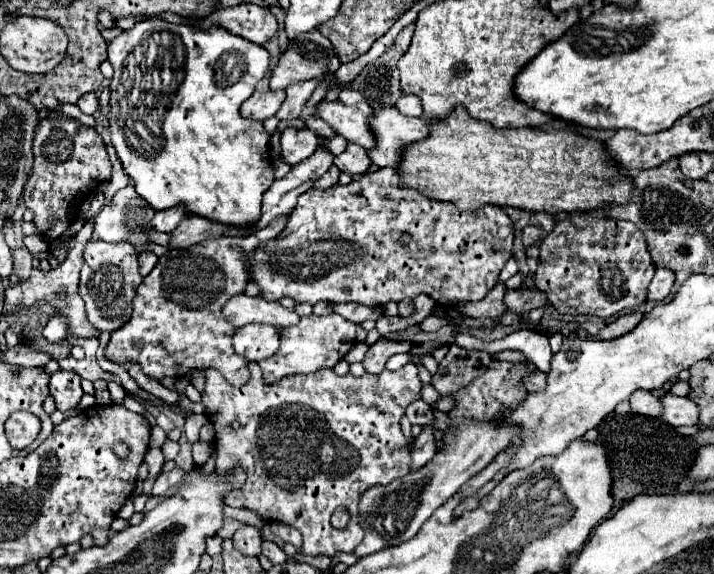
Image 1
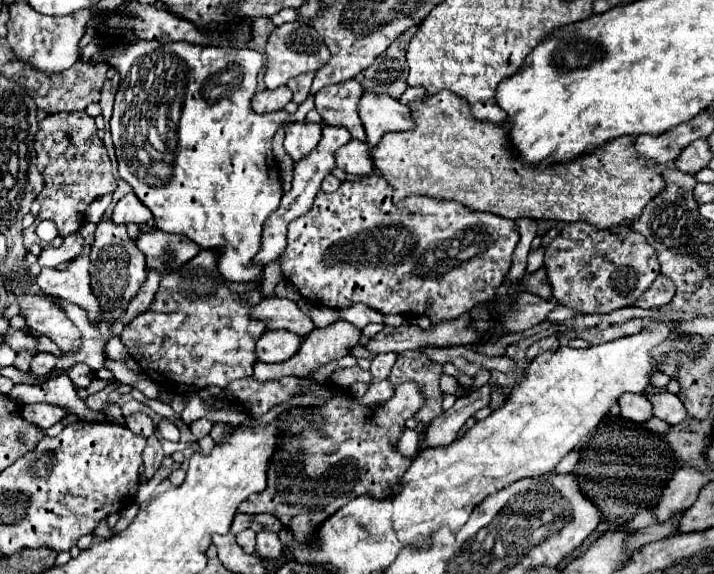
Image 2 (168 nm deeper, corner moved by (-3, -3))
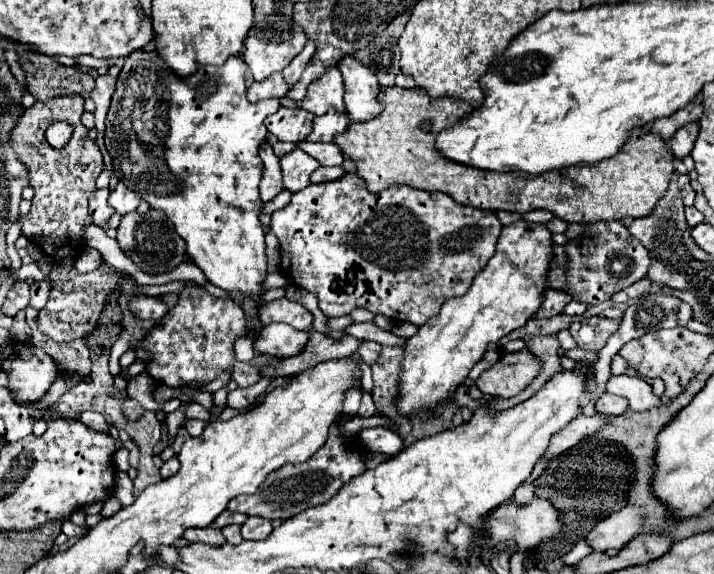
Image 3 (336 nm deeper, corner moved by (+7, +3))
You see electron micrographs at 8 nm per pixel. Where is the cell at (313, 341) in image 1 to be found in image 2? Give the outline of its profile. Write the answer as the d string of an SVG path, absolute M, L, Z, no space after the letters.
M338 319L332 325L328 325L324 329L314 329L308 337L304 337L300 351L292 359L288 359L284 363L276 363L276 365L266 365L266 363L258 361L256 367L254 367L254 377L258 381L270 381L270 379L280 379L280 377L288 377L288 375L304 377L310 371L316 371L320 365L324 365L324 363L328 363L332 359L340 359L340 357L348 355L350 349L358 345L360 335L362 335L362 331L358 327L354 327L352 323L348 323L344 319Z

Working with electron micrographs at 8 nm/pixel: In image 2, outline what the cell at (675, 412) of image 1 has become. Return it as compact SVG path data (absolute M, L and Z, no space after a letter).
M658 391L658 393L644 393L648 397L648 401L652 403L652 415L666 421L668 425L676 425L680 421L686 419L686 409L682 405L682 401L668 393L668 391Z

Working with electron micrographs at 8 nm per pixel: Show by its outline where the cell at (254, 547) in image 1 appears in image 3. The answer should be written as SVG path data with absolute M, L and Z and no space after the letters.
M228 525L228 527L224 527L224 529L222 529L222 533L224 533L226 541L228 541L228 543L232 543L232 545L238 545L238 543L242 543L242 541L244 541L244 539L242 539L242 535L240 535L240 525Z

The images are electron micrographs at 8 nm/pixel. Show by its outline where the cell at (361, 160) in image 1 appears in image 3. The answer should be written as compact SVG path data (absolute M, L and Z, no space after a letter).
M302 141L302 143L298 143L298 147L302 151L306 151L308 155L312 155L314 159L318 159L322 165L342 165L342 161L344 161L344 155L342 155L342 151L336 143L308 143L308 141Z

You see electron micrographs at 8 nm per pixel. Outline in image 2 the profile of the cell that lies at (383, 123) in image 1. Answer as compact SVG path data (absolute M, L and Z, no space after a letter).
M364 91L358 103L358 115L366 129L368 147L376 147L386 131L408 131L412 129L410 109L398 99L388 95L376 95L374 91Z

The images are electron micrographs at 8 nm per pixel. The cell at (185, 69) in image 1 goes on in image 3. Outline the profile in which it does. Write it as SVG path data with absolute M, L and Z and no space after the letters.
M136 49L132 51L128 57L126 57L126 63L118 75L118 83L116 83L116 91L114 91L114 97L112 97L112 103L110 103L110 113L106 117L106 135L104 135L104 143L106 143L106 149L112 157L112 163L114 163L114 175L128 187L132 189L134 193L138 193L152 209L160 209L168 215L168 219L174 223L176 227L176 233L186 241L186 251L190 255L190 259L204 271L206 279L210 279L212 285L228 291L232 295L232 299L242 305L250 317L248 321L248 333L256 333L258 331L258 323L254 321L256 319L256 309L260 305L258 297L262 293L262 281L264 281L264 275L266 275L266 243L264 243L264 227L258 219L258 213L260 213L260 191L258 191L258 185L260 185L260 179L262 179L262 173L264 173L264 165L262 165L262 159L258 155L258 149L260 145L266 141L266 135L268 135L268 129L264 127L264 119L272 113L276 113L280 108L280 100L276 98L262 100L257 103L250 103L246 99L246 85L244 85L244 73L246 73L246 63L244 63L244 57L242 55L232 55L226 59L226 63L222 65L202 65L196 73L188 75L188 77L178 77L172 69L168 69L168 65L164 63L164 59L156 53L156 51L146 51L146 49Z

